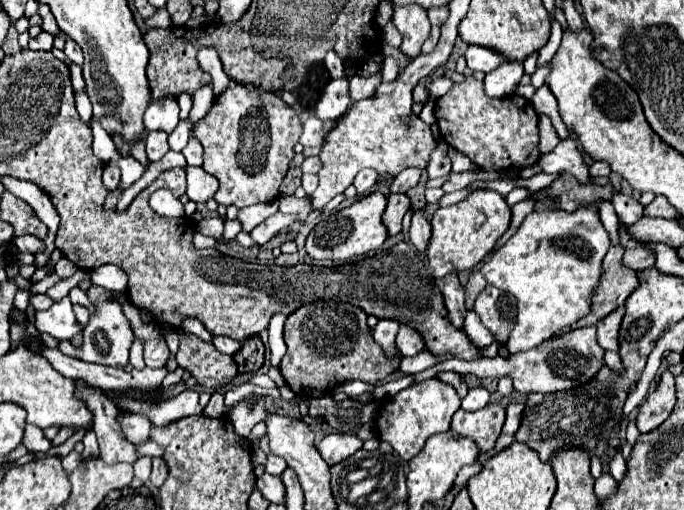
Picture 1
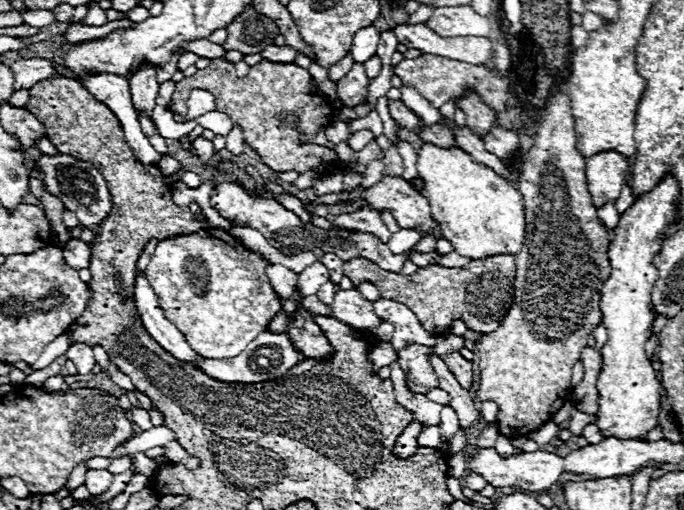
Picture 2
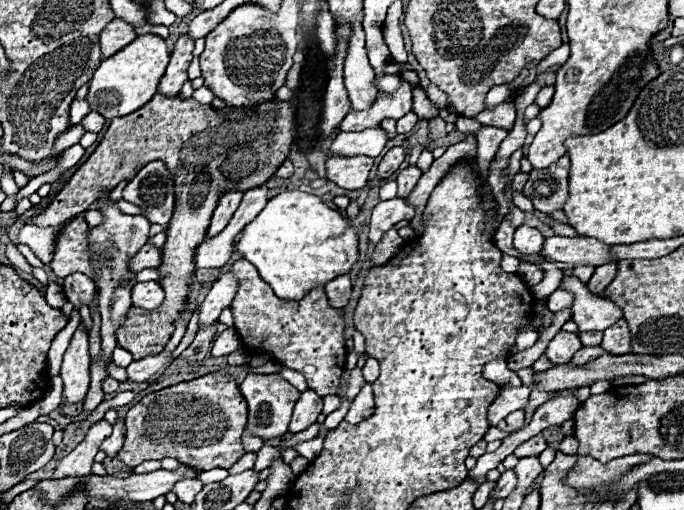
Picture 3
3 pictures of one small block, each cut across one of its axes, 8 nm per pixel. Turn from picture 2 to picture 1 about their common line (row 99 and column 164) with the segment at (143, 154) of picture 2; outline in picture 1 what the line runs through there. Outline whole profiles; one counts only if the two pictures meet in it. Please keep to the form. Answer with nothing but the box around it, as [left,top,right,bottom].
[144,96,180,134]

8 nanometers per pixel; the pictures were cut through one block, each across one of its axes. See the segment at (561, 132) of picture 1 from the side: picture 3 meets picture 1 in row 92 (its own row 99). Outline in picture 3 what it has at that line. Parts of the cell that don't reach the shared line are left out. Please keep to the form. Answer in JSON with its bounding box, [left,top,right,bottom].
[534,86,554,110]

